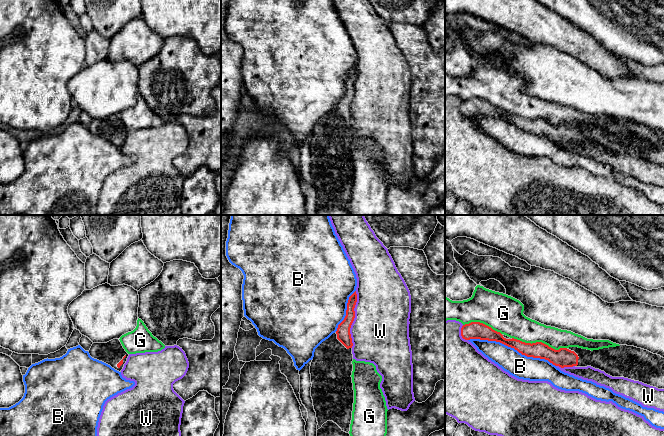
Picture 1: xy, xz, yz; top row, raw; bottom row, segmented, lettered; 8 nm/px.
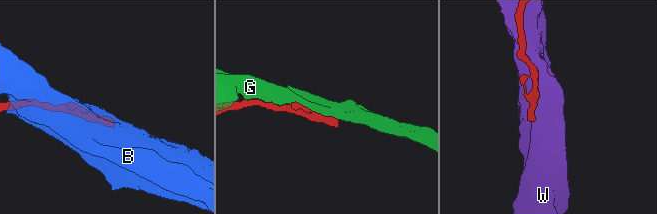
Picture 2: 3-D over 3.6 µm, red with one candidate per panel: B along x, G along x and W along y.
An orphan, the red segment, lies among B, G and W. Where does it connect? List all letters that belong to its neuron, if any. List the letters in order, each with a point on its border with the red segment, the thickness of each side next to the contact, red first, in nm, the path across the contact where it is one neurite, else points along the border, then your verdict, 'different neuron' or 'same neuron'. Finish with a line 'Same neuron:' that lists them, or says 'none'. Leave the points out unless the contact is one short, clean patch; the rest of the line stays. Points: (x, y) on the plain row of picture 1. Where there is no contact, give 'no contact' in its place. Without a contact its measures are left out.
B: yz (512, 123) | 130/190 nm | different neuron
G: yz (539, 118) | 150/220 nm | different neuron
W: xz (353, 95) | 110/460 nm | different neuron
Same neuron: none

